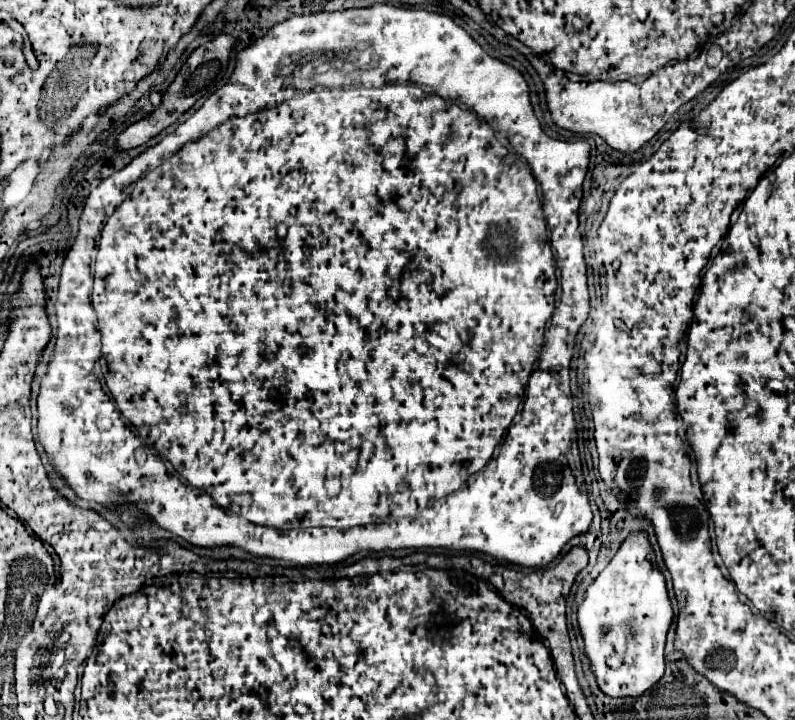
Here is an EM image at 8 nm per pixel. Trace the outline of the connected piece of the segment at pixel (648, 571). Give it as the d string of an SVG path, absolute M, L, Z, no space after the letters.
M634 533L616 557L588 587L578 609L578 625L590 671L608 697L640 697L664 675L664 643L672 623L666 581L656 567L654 551L644 533Z

